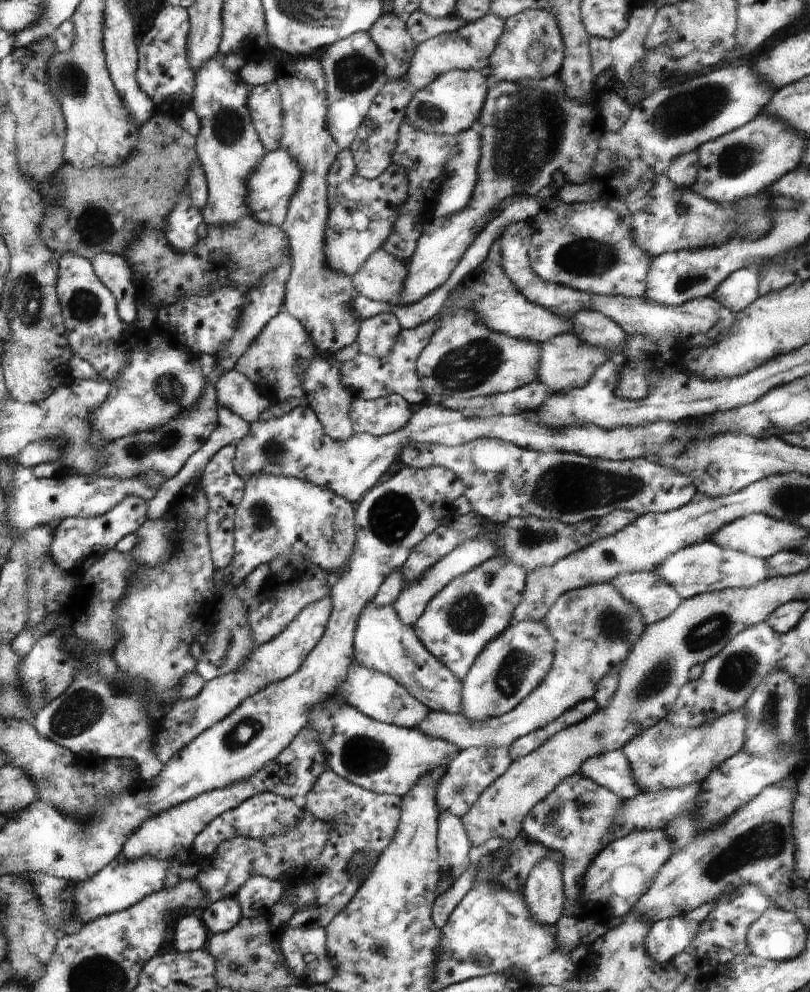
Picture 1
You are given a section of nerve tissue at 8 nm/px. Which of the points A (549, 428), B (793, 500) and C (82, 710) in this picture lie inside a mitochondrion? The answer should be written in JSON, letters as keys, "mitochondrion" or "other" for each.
{"A":"other","B":"mitochondrion","C":"mitochondrion"}

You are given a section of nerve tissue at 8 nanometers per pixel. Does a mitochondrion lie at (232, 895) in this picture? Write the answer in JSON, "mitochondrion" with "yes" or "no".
{"mitochondrion":"no"}

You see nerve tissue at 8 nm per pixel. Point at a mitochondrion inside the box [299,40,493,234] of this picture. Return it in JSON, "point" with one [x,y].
{"point":[355,72]}

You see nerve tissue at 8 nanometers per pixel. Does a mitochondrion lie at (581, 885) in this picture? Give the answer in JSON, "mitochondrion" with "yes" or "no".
{"mitochondrion":"no"}

